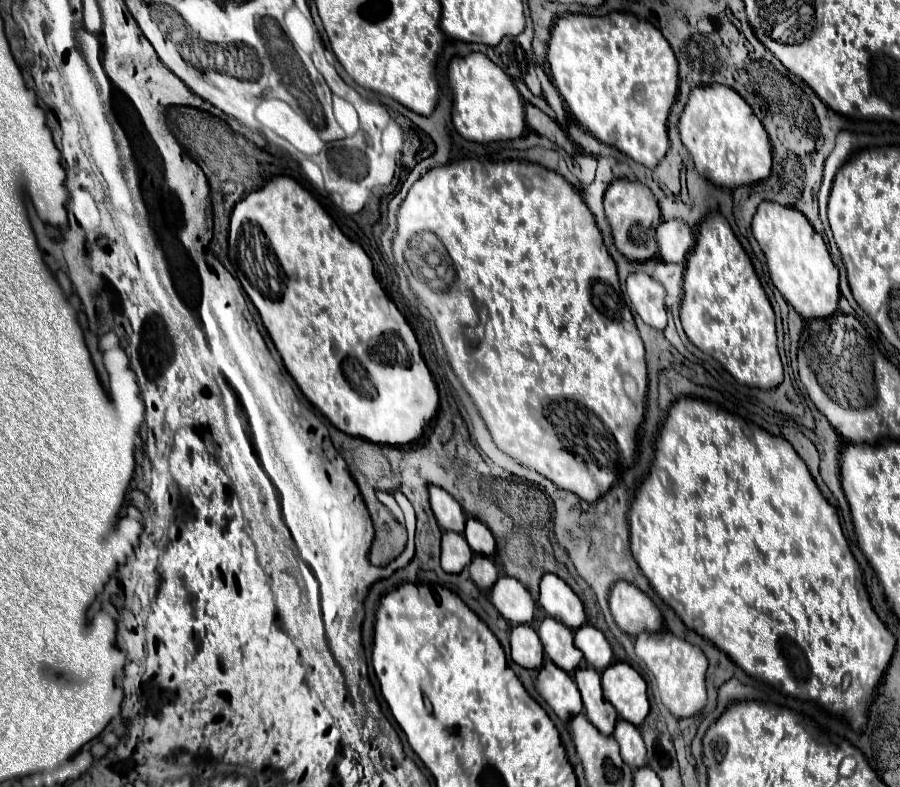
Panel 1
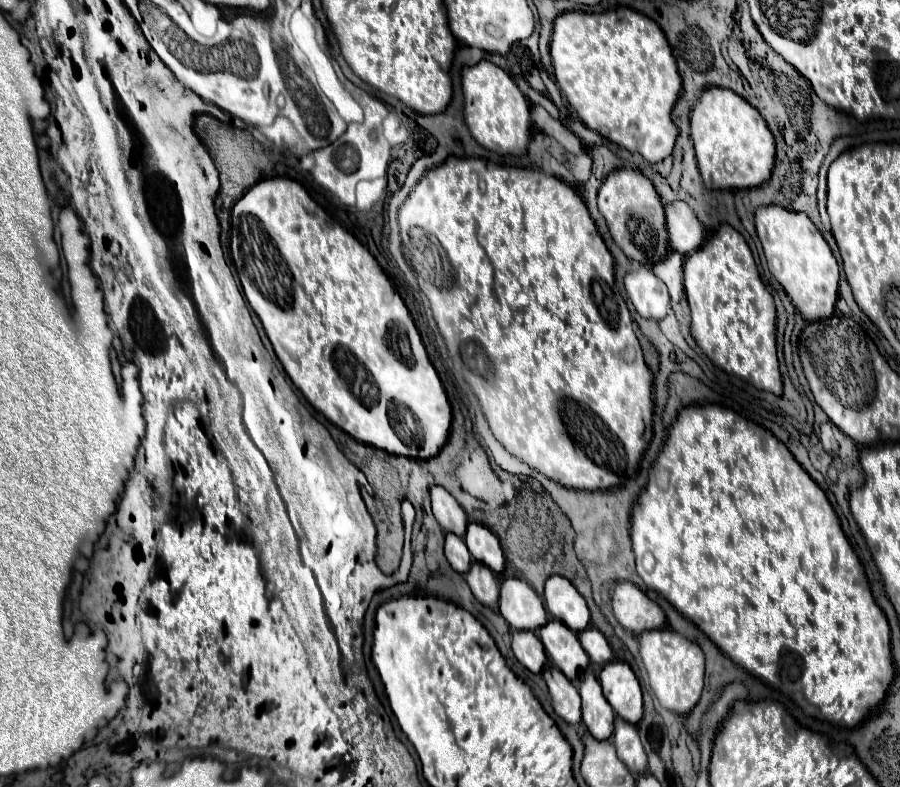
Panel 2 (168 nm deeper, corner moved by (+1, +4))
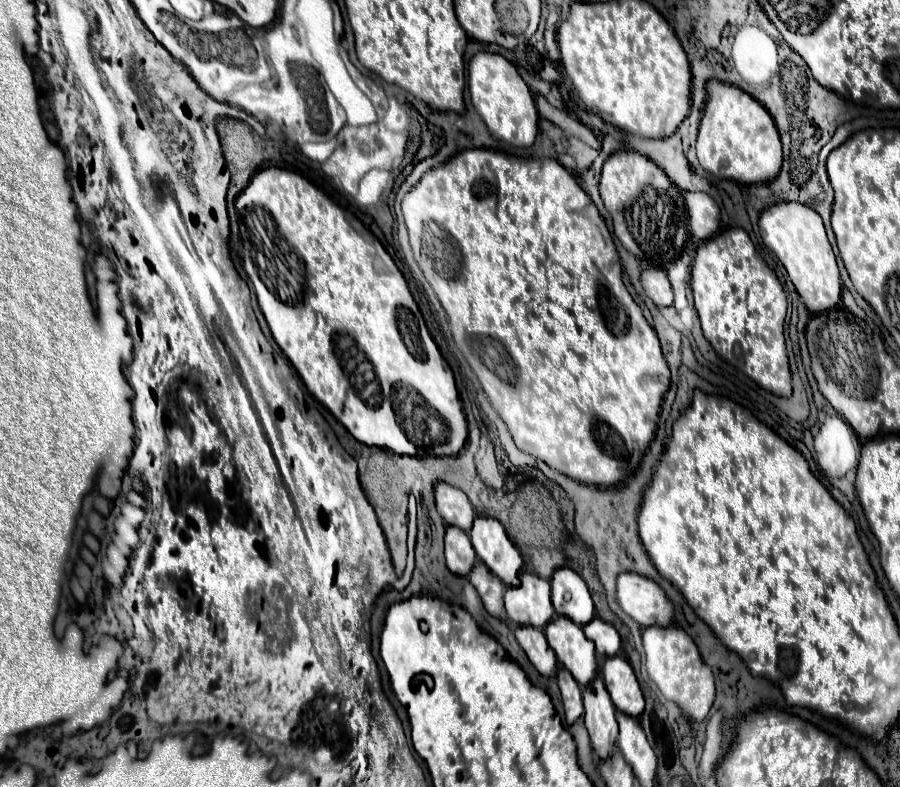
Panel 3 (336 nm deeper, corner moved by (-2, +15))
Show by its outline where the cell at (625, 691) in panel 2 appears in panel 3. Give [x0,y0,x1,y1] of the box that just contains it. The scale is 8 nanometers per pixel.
[603,654,645,718]

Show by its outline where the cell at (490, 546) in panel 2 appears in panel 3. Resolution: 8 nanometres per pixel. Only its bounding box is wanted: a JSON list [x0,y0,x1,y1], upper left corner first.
[469,516,523,584]

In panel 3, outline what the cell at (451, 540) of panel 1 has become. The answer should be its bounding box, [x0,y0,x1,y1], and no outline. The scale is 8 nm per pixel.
[445,526,477,576]

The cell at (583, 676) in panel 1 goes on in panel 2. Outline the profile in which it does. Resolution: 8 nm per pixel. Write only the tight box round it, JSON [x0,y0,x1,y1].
[578,673,614,739]

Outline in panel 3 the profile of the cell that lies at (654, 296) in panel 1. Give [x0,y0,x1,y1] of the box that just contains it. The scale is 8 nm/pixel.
[639,266,673,306]

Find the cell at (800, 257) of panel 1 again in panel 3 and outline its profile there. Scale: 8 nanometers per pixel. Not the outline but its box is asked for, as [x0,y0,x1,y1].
[759,202,841,312]

